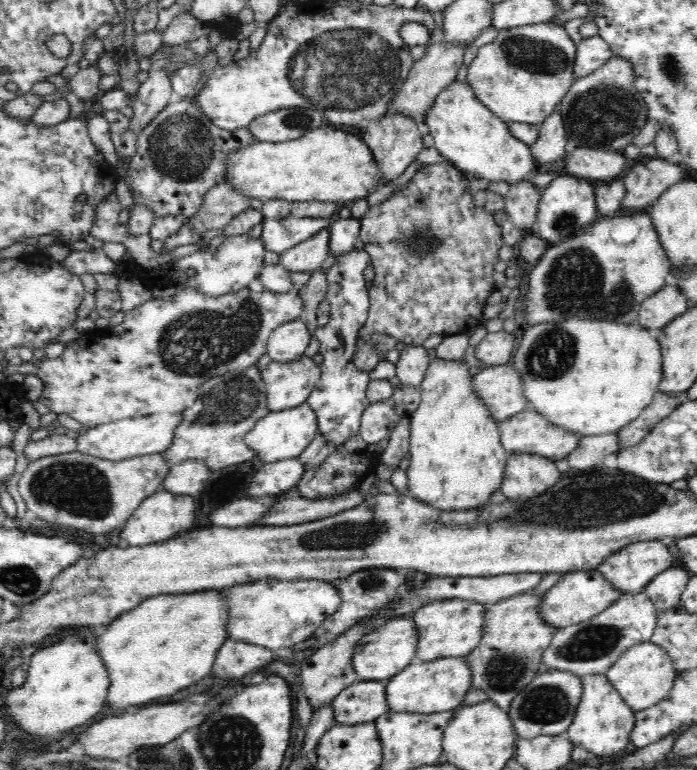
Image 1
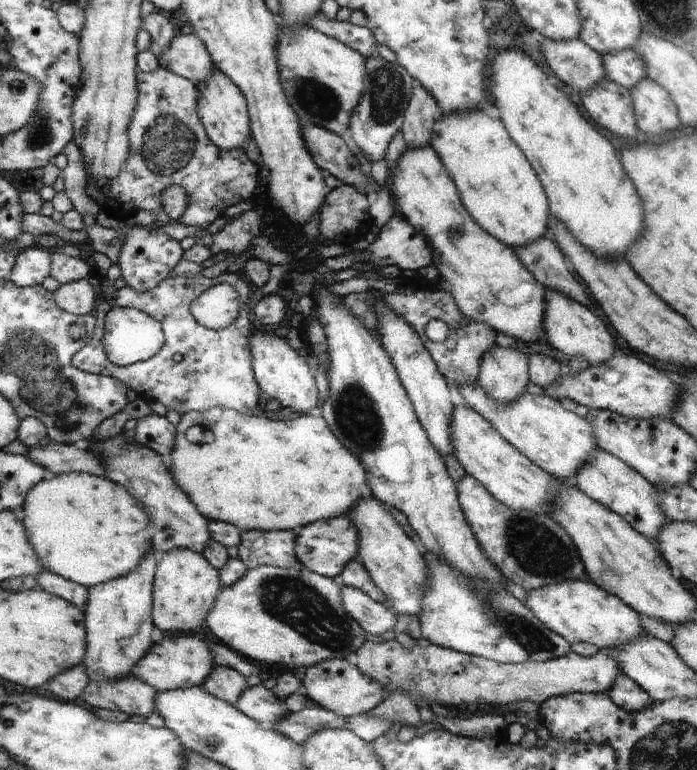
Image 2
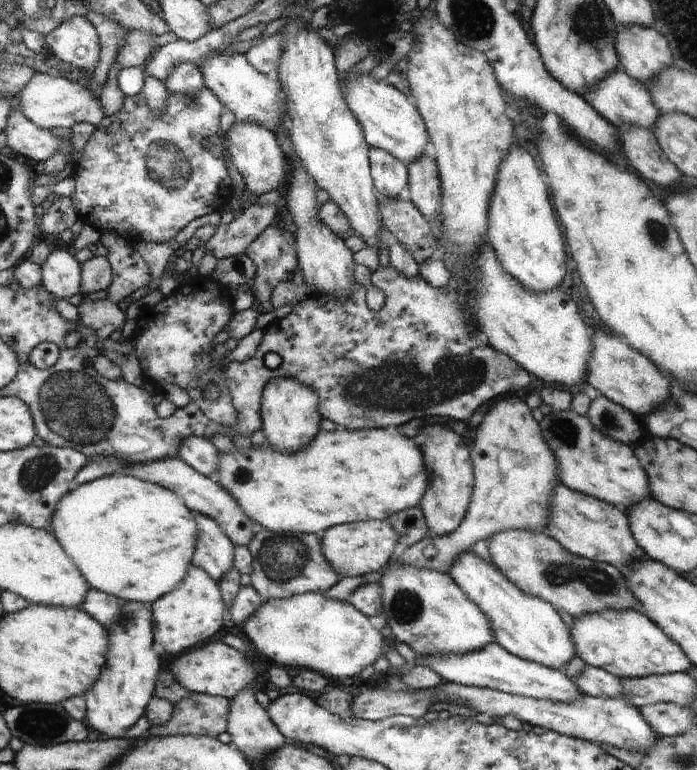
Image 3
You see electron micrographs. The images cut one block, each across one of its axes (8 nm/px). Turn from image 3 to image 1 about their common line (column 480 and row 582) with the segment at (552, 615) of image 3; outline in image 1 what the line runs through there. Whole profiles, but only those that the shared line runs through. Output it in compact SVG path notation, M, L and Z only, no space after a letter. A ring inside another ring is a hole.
M599 569L574 571L563 574L558 583L546 592L540 603L540 613L548 624L558 629L566 628L592 620L615 604L622 595L623 592L612 586Z

